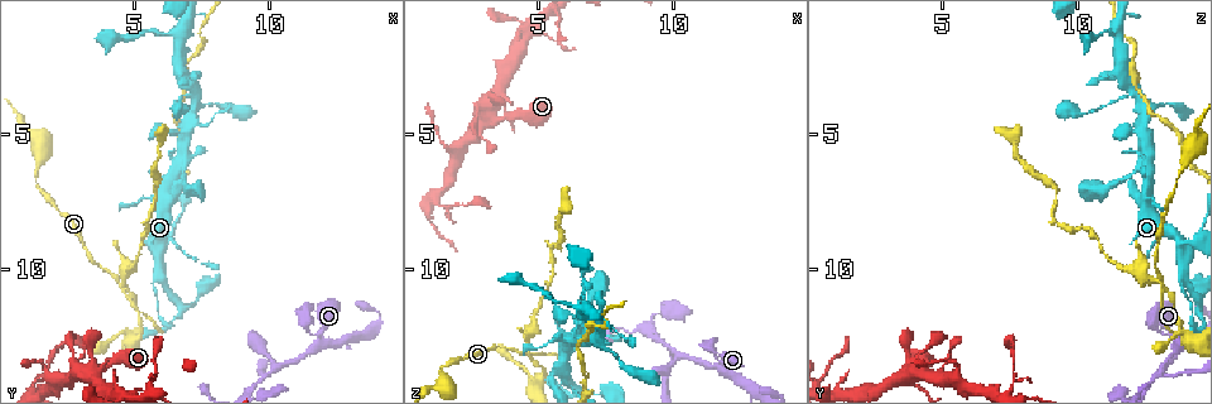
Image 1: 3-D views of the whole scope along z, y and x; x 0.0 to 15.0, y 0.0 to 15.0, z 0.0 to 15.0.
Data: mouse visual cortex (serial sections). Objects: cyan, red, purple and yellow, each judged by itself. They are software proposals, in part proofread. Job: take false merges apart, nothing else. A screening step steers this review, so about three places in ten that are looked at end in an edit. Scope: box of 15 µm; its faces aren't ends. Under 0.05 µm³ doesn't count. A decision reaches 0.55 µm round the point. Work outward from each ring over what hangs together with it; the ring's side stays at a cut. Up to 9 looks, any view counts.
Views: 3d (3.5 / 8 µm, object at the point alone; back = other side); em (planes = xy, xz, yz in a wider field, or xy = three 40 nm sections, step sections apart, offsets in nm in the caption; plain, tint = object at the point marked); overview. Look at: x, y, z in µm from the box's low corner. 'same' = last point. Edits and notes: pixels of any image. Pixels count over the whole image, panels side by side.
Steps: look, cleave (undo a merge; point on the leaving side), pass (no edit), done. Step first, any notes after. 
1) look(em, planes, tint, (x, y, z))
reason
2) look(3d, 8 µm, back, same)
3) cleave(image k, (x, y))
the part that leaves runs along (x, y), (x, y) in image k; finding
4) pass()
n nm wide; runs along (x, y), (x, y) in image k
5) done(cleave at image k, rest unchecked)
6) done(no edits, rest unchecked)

look(3d, 3.5 µm, back, (4.5, 10.5, 13.1))
abrupt turn

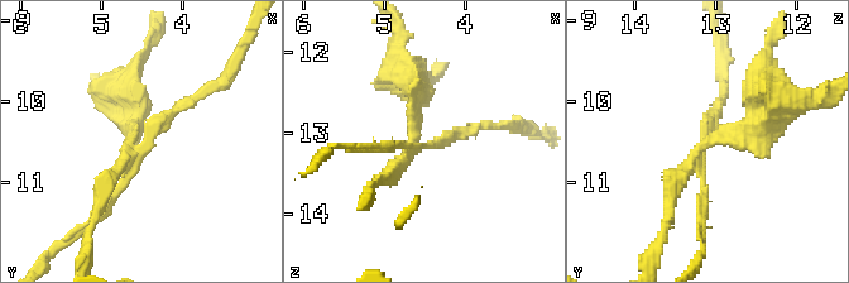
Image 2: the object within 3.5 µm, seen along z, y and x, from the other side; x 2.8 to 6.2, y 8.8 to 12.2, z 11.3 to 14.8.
look(em, xy, step 1, tint, (4.45, 10.55, 13.15))
need the tissue

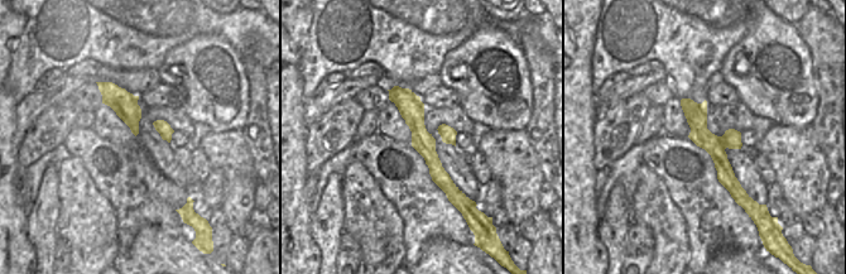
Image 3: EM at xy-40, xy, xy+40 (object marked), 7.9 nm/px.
cleave(image 2, (104, 187))
200 nm wide; border along (720, 136), (726, 147) in image 3; two cells meet here

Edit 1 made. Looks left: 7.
look(3d, 3.5 µm, (5.9, 8.8, 13.7))
abrupt turn

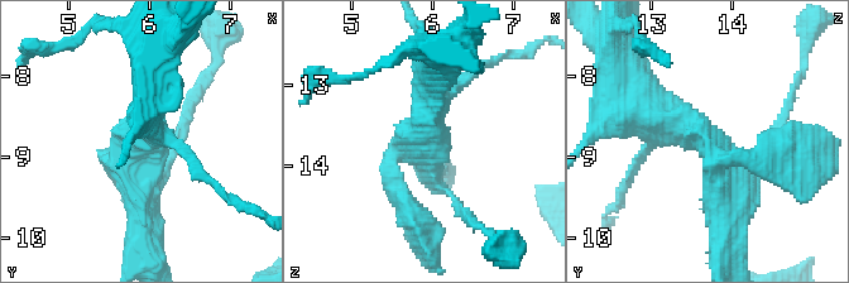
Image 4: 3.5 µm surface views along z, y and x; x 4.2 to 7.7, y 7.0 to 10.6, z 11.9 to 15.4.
look(em, xy, step 5, tint, (5.95, 8.75, 13.65))
need the tissue

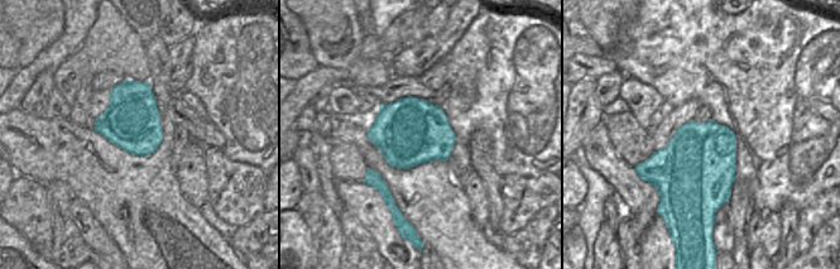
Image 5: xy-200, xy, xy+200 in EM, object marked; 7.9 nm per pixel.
cleave(image 4, (633, 171))
arms of 200, 200, 350, 400 nm; two cells meet here

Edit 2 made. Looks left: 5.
look(overview)

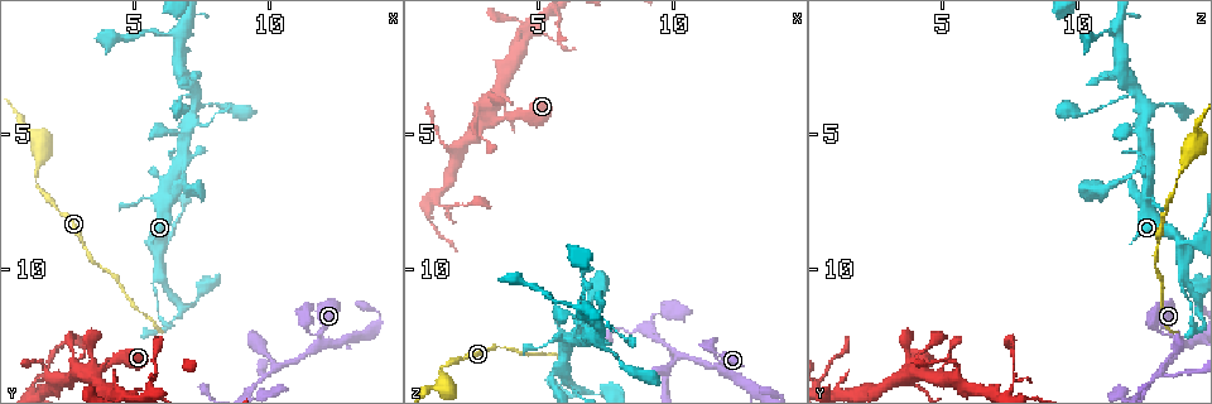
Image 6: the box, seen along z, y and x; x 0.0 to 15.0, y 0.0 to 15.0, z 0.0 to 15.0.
look(3d, 8 µm, back, (11.8, 12.6, 13.7))
four arms meet

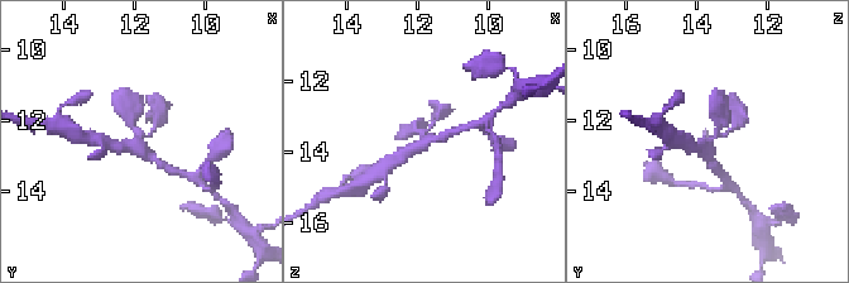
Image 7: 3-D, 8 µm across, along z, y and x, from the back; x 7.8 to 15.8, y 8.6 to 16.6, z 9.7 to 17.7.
look(3d, 3.5 µm, back, (11.8, 12.7, 13.8))
zoom in

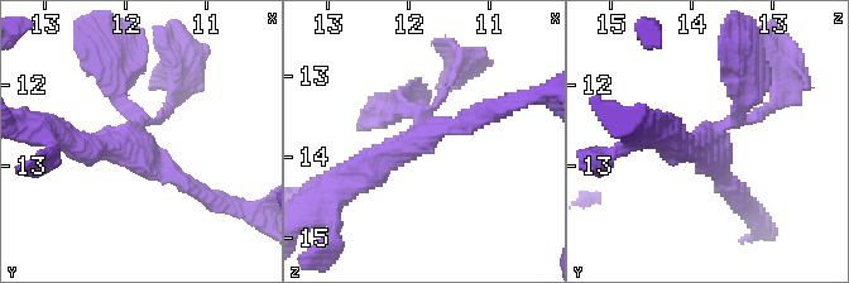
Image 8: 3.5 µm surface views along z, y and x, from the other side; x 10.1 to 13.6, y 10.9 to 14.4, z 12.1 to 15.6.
look(em, xy, step 2, tint, (11.90, 12.65, 13.80))
4 arms; arms of 100, 200, 250, 300 nm

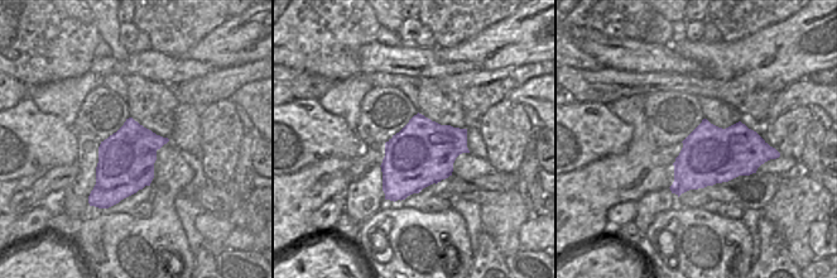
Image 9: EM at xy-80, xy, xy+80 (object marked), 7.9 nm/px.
pass()
runs along (115, 75), (134, 148), (192, 187) in image 8; continuous, no second cell

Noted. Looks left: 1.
done(cleave at image 2, cleave at image 4, rest unchecked)

